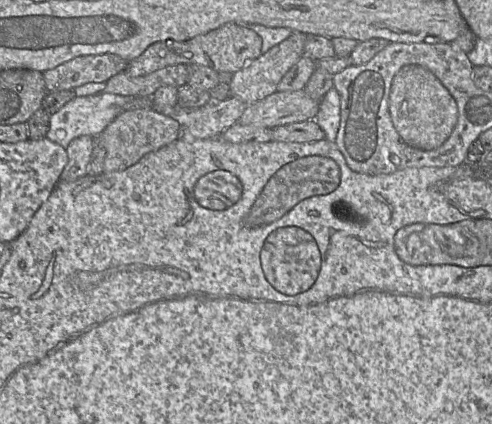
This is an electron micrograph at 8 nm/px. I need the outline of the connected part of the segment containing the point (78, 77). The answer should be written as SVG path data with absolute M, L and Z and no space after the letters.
M116 54L83 55L75 57L53 69L43 72L47 93L60 90L73 90L87 83L102 83L126 70L128 61Z

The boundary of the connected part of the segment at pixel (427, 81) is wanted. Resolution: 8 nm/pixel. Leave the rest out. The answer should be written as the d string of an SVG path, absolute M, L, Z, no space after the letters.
M407 65L393 78L389 114L404 143L421 150L434 150L450 137L457 124L458 108L452 95L433 73L419 65Z

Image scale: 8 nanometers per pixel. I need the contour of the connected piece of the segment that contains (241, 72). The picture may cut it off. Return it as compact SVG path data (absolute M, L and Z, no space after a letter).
M292 32L287 39L233 73L229 83L231 96L235 96L250 105L276 92L282 77L303 56L307 36L302 32Z

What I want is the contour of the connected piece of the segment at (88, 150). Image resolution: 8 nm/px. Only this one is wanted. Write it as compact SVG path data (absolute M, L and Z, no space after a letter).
M83 135L72 140L66 148L68 162L61 173L61 182L72 182L87 174L94 149L95 137Z

